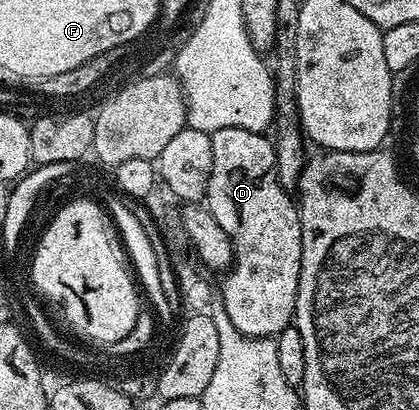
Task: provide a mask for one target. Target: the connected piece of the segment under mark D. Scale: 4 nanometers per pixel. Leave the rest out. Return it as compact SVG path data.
M218 128L211 131L212 147L214 148L214 168L210 172L210 184L208 185L208 193L206 195L206 205L208 211L214 216L214 220L218 220L218 224L222 224L222 232L226 232L226 236L230 236L232 241L232 252L234 255L234 263L231 268L223 275L224 286L219 287L220 295L224 301L226 314L230 316L230 324L238 332L244 334L248 338L273 338L277 334L284 331L287 326L293 325L296 317L296 297L298 296L298 280L300 279L300 269L302 268L302 224L300 223L300 211L297 203L294 201L293 195L285 190L279 182L278 172L276 171L276 154L273 146L273 139L264 134L255 134L246 128Z

